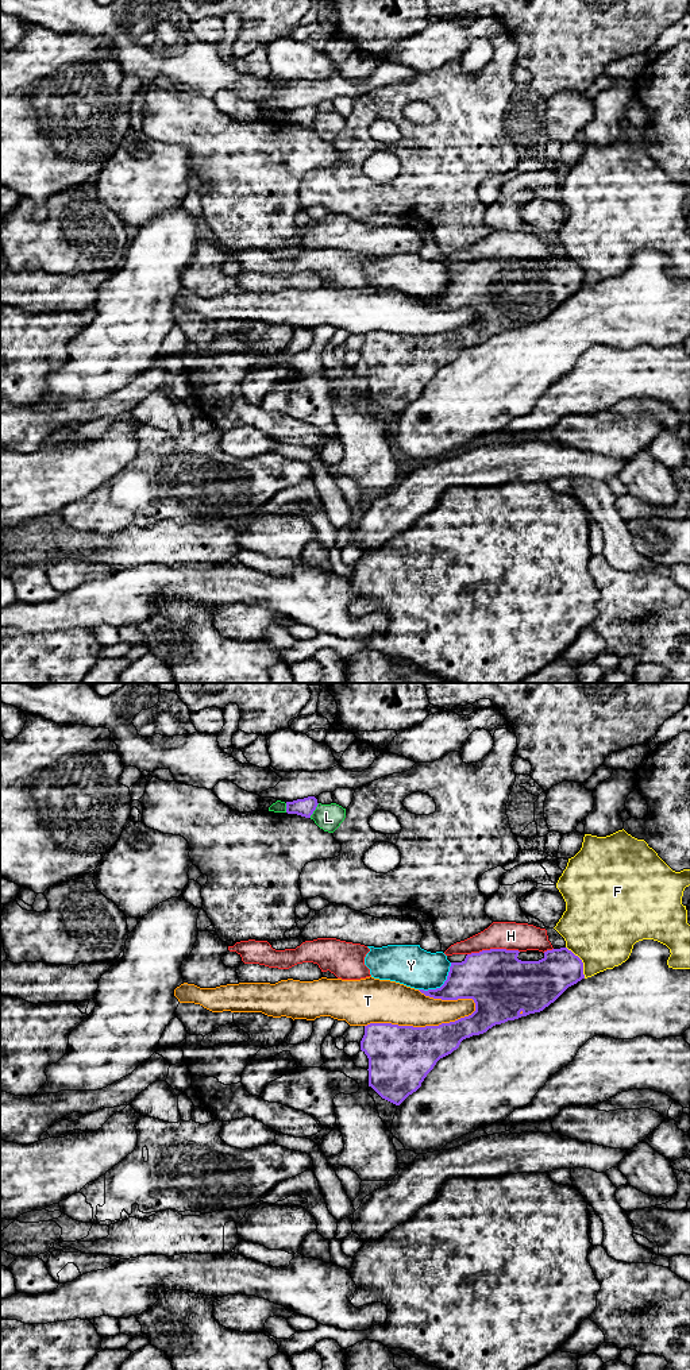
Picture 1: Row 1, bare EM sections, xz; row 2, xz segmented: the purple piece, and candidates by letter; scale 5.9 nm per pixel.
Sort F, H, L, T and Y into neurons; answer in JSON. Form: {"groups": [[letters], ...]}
{"groups": [["F"], ["H"], ["L"], ["T"], ["Y"]]}

